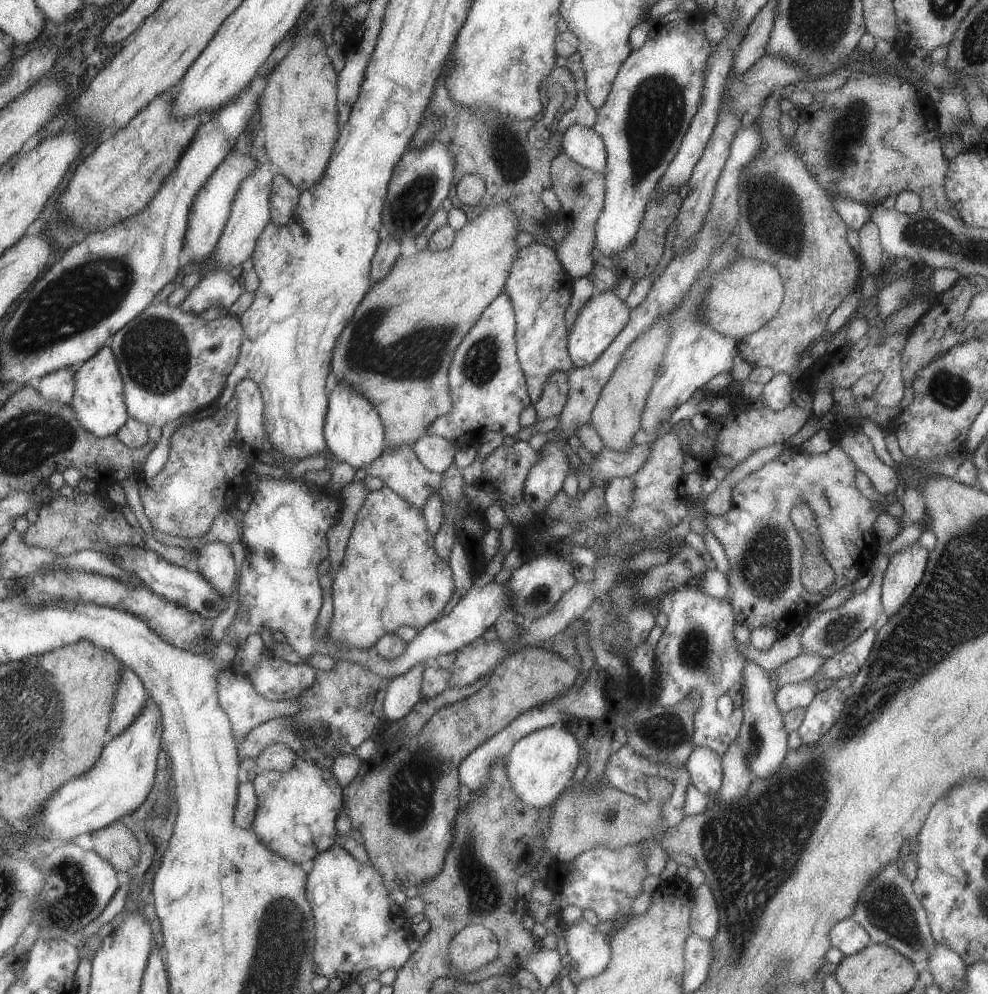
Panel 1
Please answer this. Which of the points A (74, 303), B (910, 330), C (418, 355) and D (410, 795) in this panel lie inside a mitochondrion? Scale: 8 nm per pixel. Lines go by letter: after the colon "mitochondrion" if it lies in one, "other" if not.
A: mitochondrion
B: other
C: mitochondrion
D: mitochondrion

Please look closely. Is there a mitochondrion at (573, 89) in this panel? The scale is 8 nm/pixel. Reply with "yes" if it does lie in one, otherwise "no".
no

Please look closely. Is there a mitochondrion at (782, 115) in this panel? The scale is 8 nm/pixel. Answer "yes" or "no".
no

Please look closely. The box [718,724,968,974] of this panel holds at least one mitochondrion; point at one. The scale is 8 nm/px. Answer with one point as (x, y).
(887, 908)

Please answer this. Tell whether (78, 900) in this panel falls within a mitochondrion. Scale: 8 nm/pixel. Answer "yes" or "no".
yes

